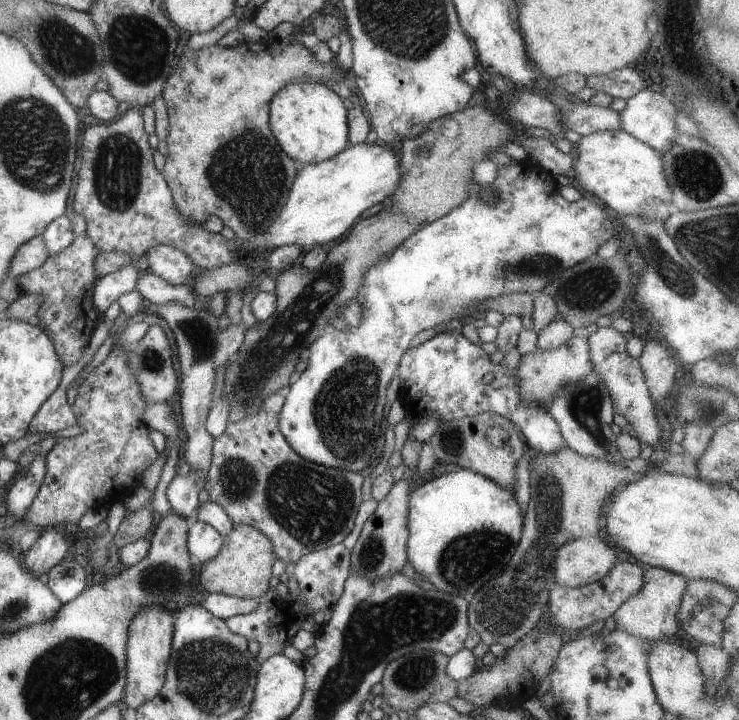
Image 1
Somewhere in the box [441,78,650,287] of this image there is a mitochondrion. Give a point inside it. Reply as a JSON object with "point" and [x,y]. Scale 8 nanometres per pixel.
{"point":[535,266]}

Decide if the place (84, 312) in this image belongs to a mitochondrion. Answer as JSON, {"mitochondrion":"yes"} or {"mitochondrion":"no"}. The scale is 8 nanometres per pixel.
{"mitochondrion":"no"}

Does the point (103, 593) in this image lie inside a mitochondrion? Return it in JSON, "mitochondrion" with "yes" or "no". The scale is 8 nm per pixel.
{"mitochondrion":"no"}

